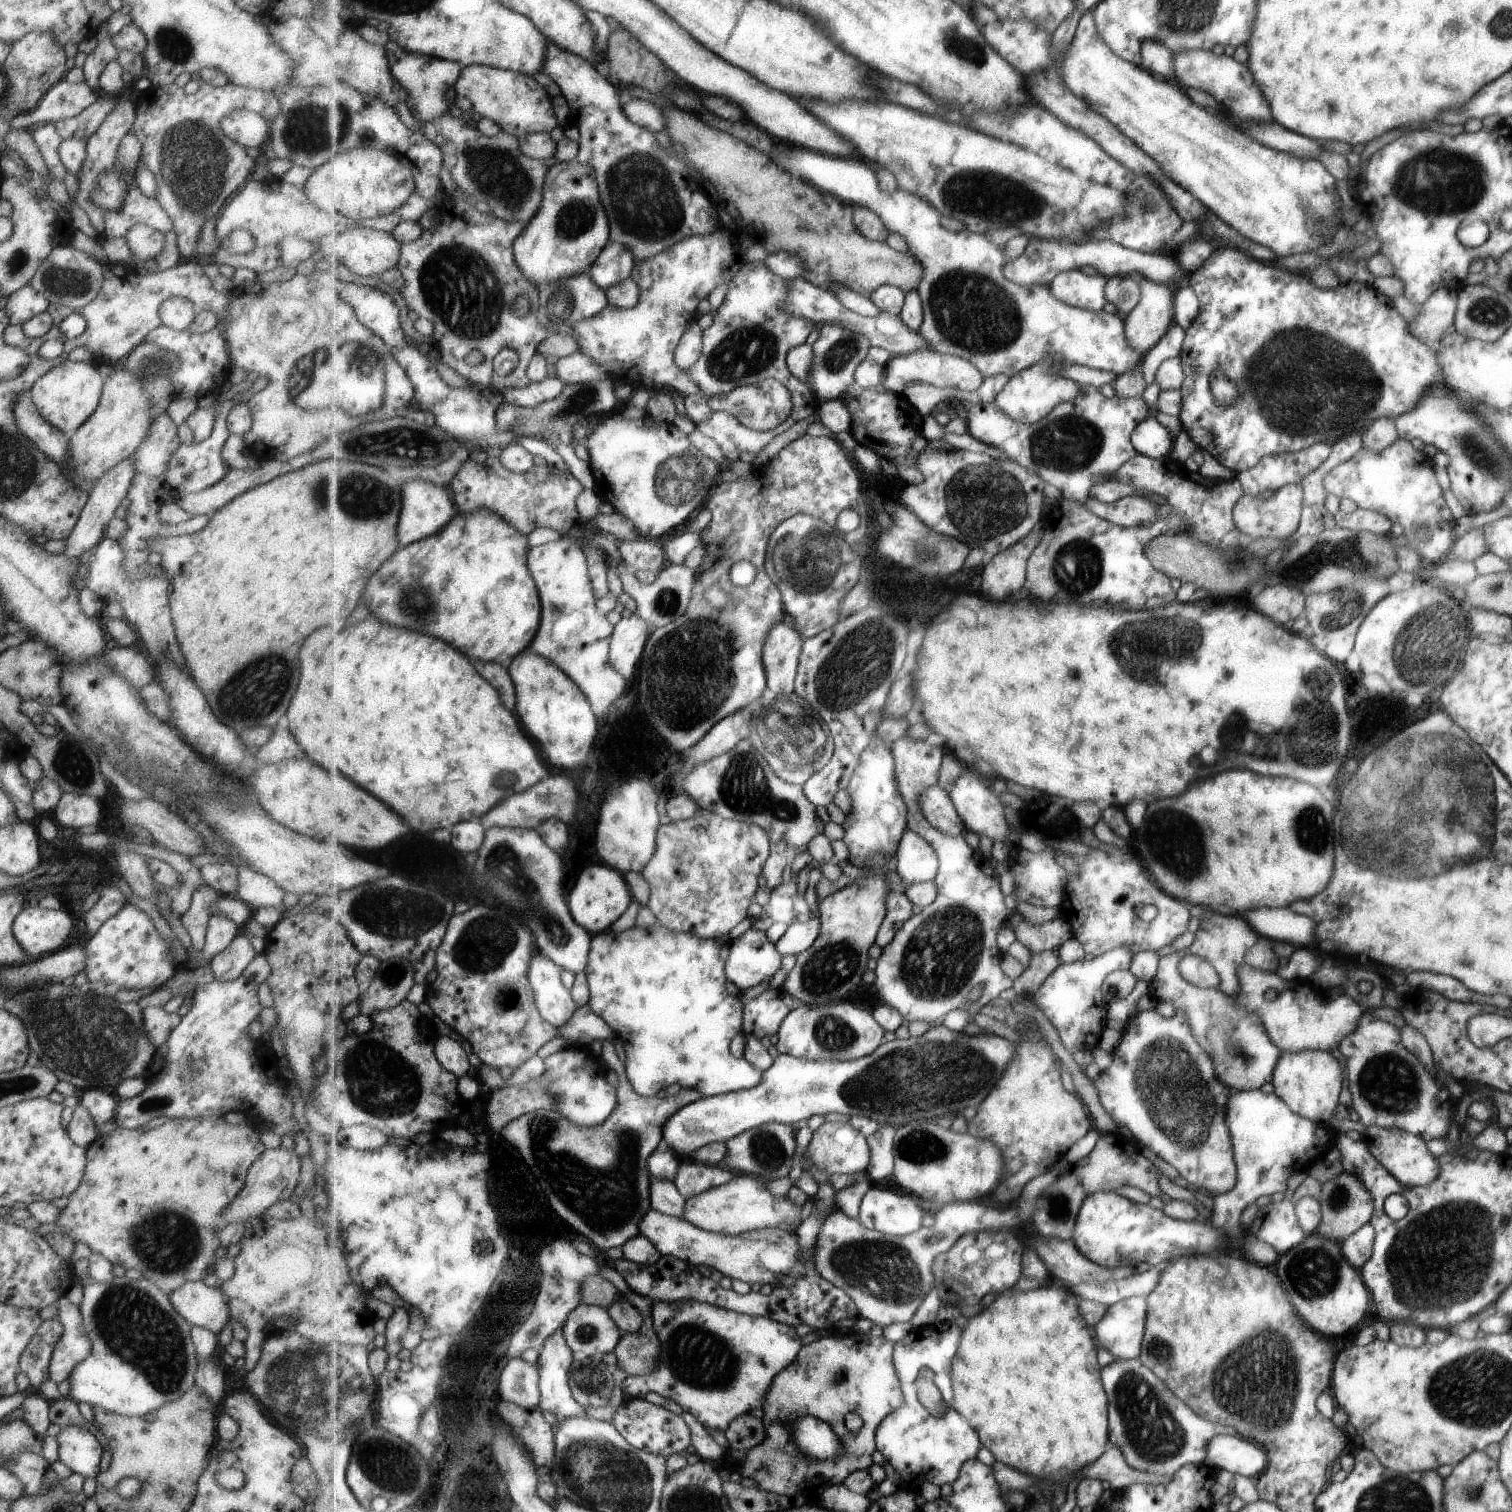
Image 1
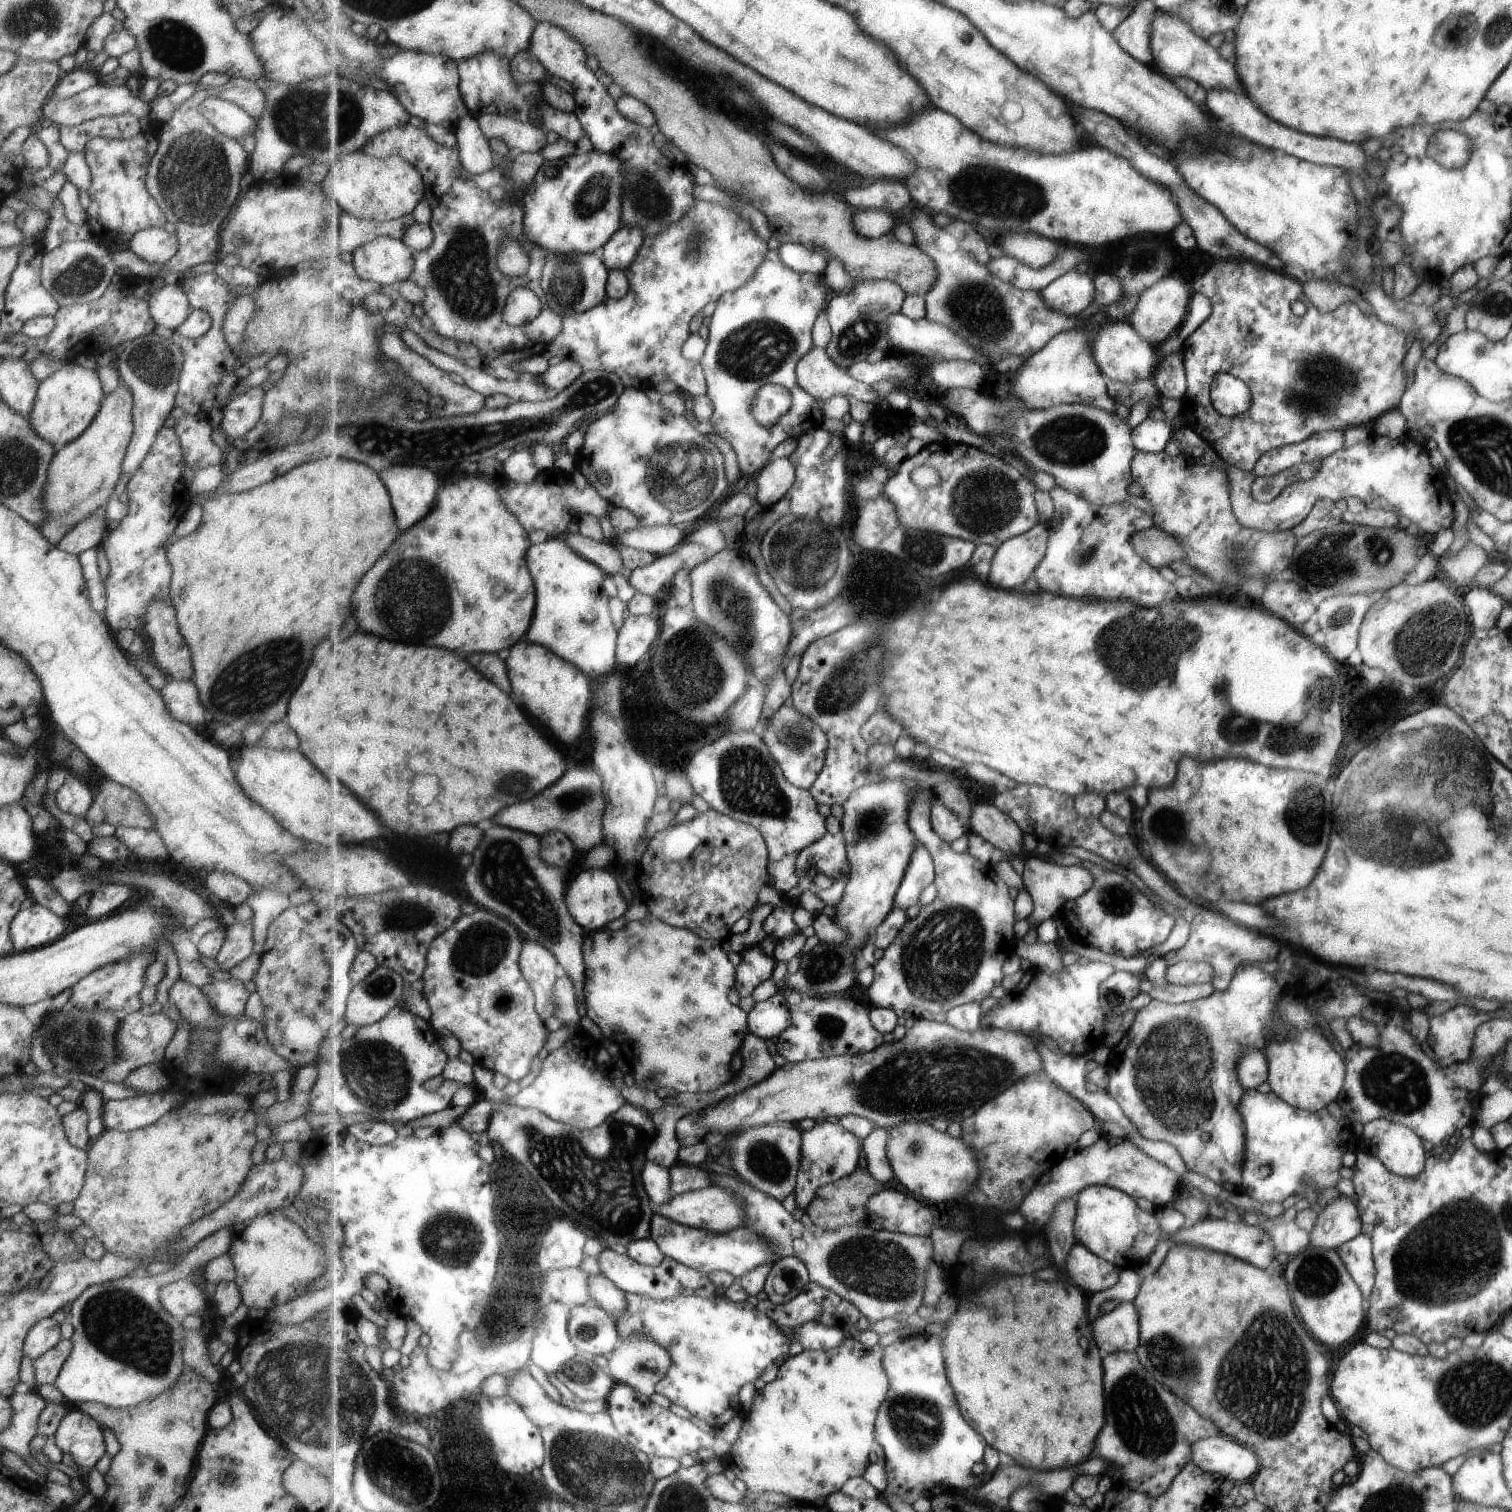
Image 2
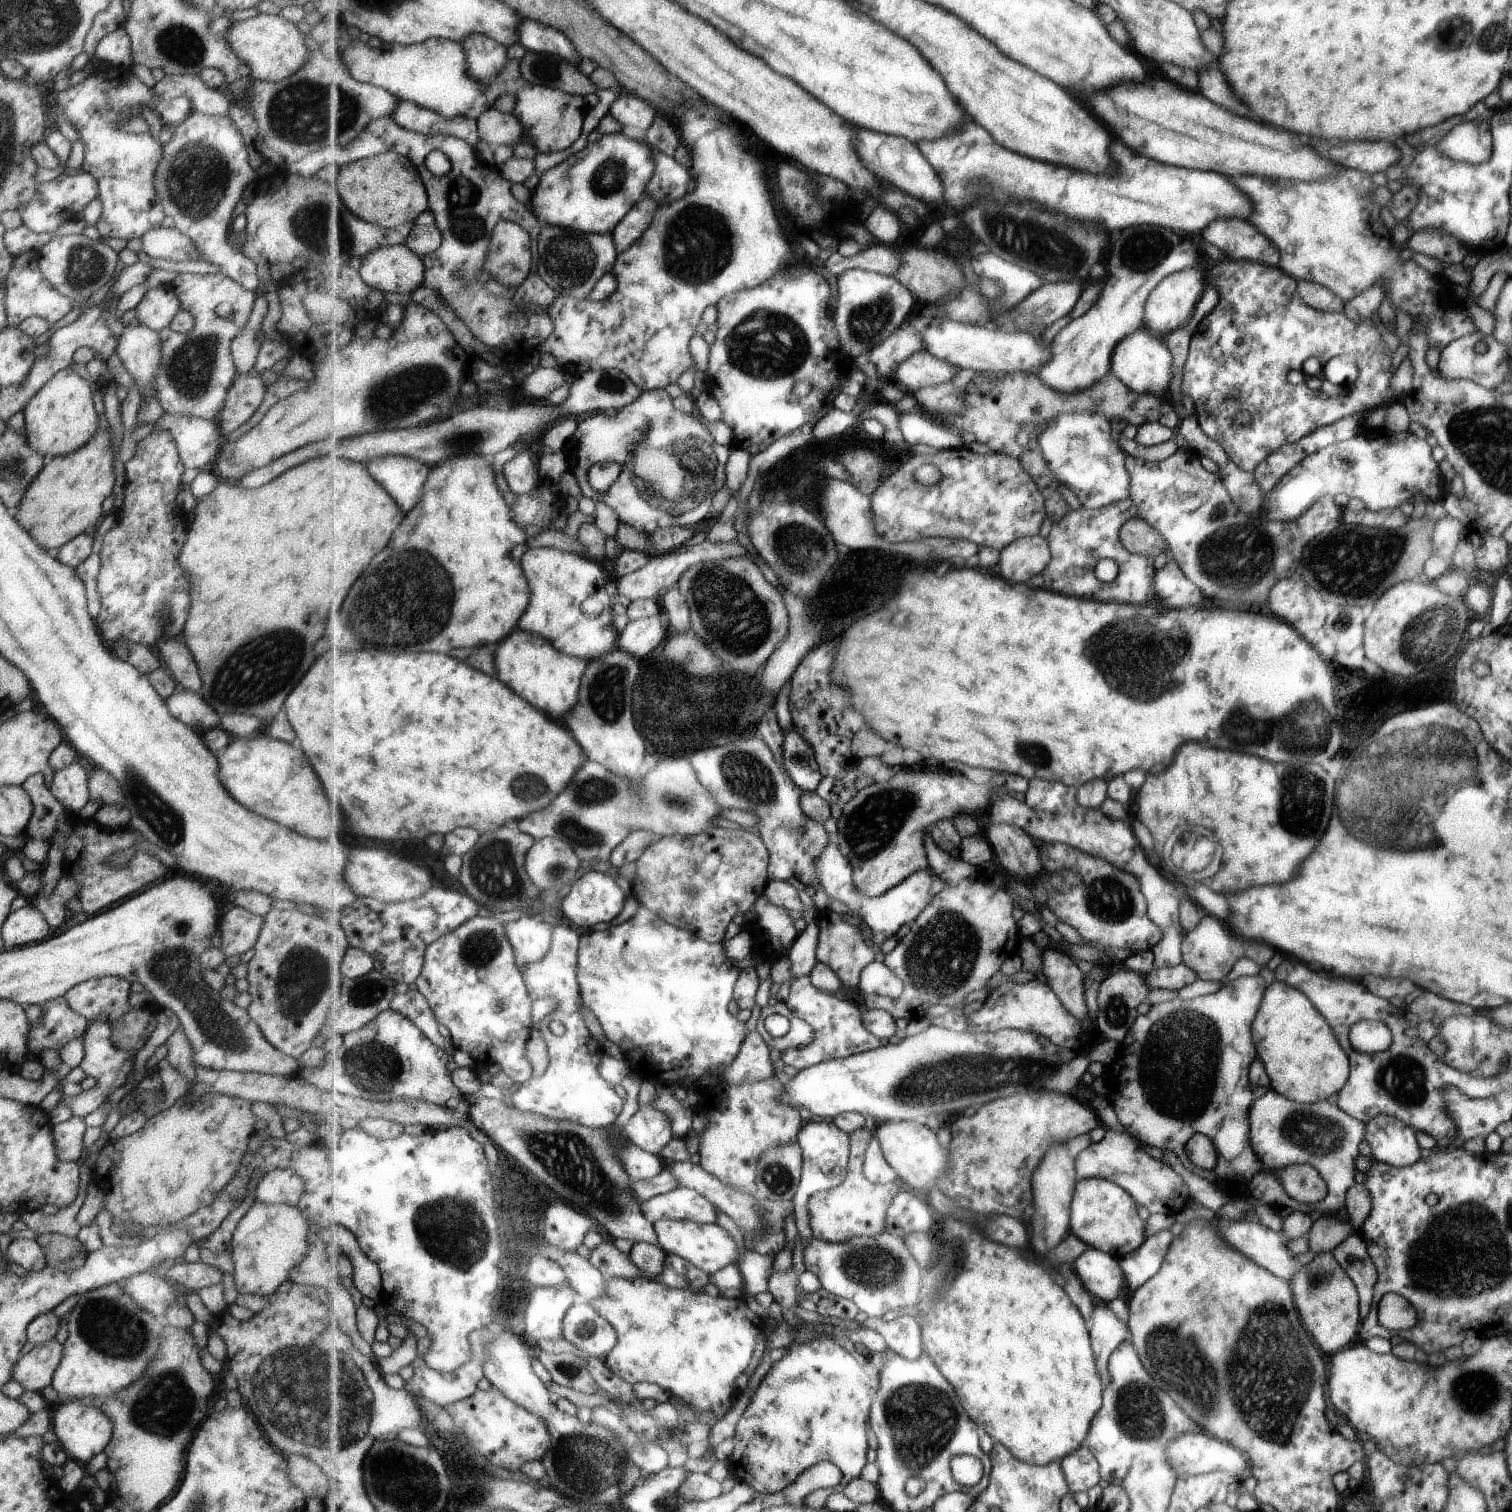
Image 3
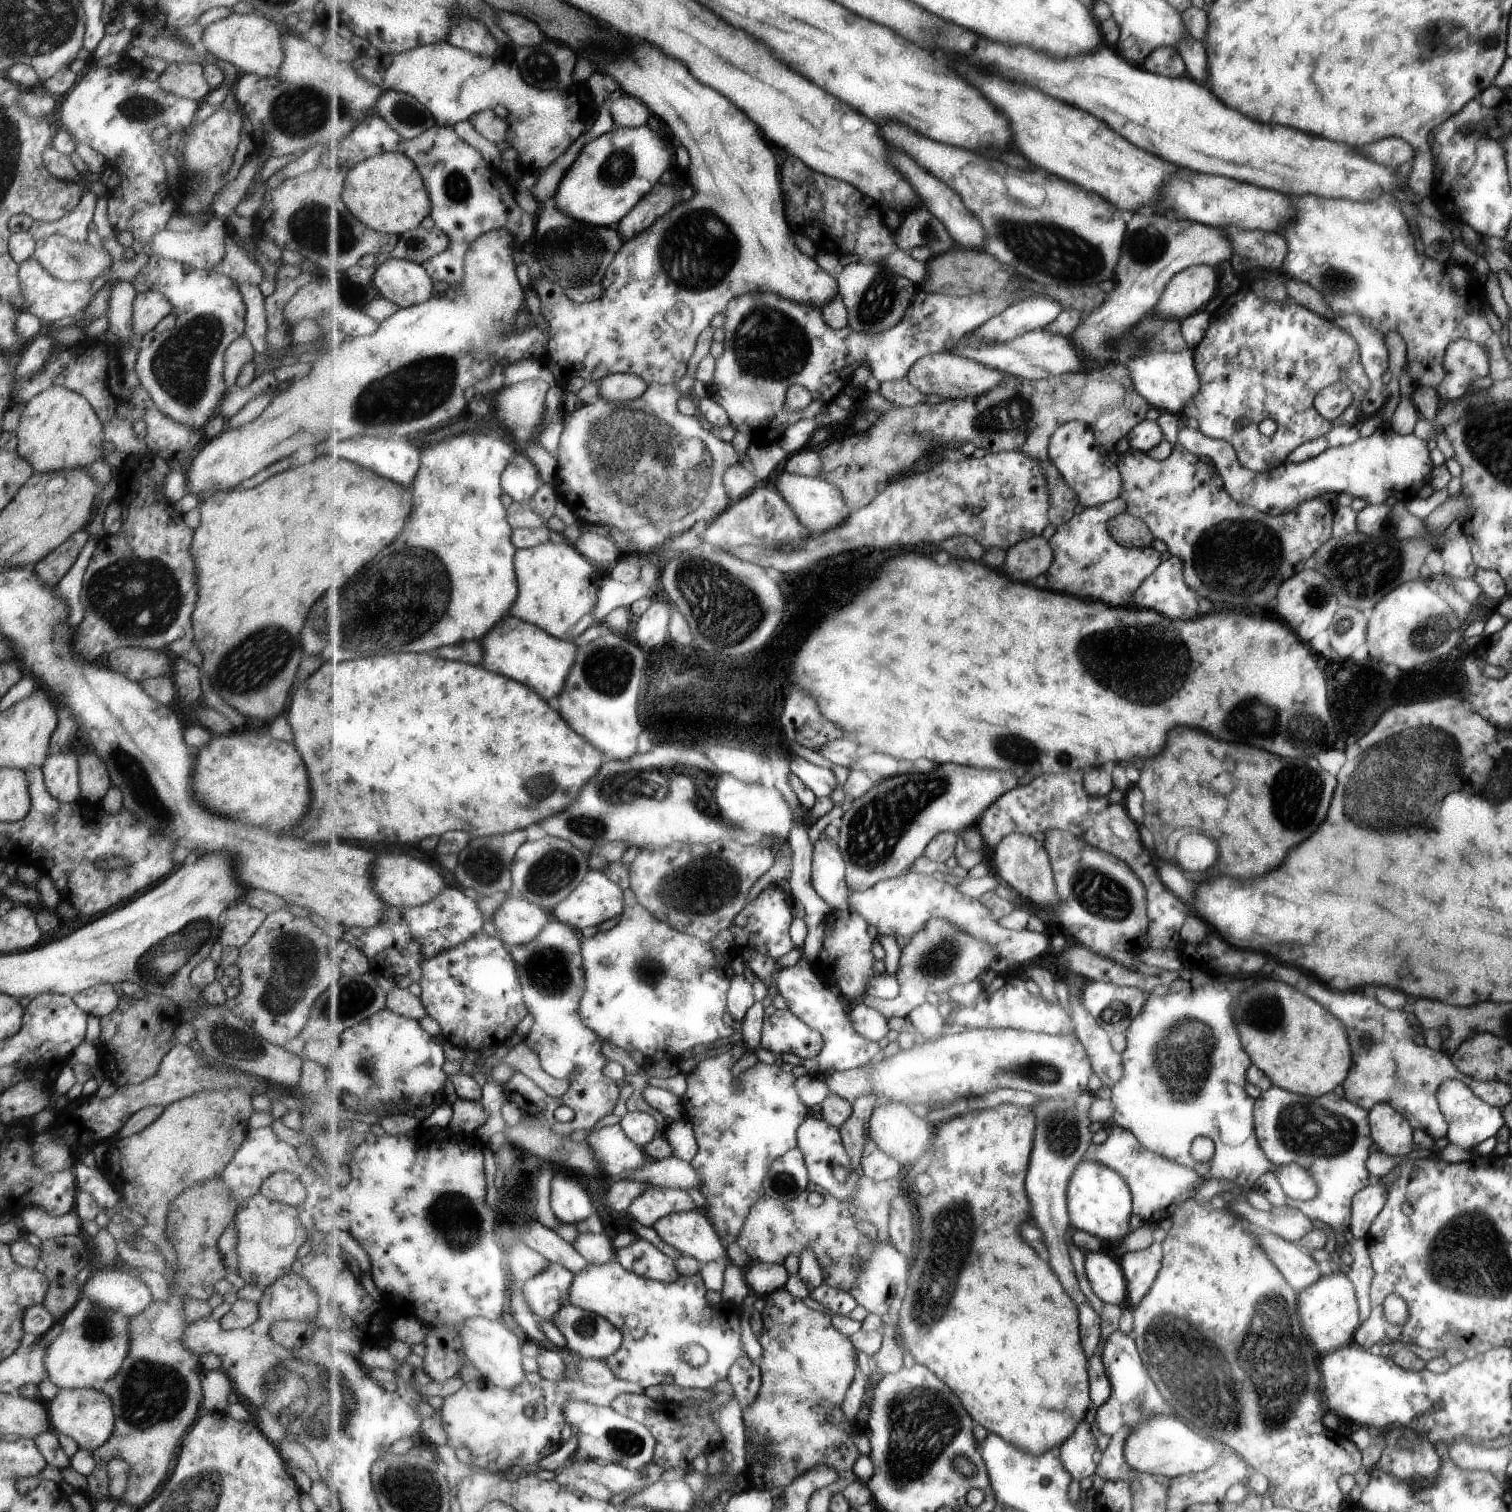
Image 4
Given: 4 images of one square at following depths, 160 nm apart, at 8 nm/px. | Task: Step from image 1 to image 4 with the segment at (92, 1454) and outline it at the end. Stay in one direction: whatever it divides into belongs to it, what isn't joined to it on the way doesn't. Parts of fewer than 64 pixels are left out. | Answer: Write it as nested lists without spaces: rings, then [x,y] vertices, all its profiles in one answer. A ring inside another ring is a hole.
[[[97,1387],[60,1388],[45,1407],[51,1426],[59,1434],[70,1436],[78,1444],[78,1448],[91,1452],[94,1448],[100,1447],[113,1430],[114,1414],[111,1399]]]

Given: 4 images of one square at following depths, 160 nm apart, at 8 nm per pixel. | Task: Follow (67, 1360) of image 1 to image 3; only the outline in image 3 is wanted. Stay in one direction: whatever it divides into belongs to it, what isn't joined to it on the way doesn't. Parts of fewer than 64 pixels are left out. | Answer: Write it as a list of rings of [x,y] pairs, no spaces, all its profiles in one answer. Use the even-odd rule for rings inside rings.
[[[54,1339],[33,1346],[13,1364],[11,1381],[19,1383],[25,1391],[40,1392],[50,1386],[53,1372],[61,1360],[61,1350],[63,1346]]]

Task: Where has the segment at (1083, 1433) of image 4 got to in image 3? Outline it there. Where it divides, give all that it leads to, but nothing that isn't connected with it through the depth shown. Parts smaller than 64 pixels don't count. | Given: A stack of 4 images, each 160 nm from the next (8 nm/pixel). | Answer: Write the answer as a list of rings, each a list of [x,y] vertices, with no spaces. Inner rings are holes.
[[[1086,1444],[1081,1445],[1062,1461],[1071,1493],[1091,1490],[1101,1482],[1100,1462]]]

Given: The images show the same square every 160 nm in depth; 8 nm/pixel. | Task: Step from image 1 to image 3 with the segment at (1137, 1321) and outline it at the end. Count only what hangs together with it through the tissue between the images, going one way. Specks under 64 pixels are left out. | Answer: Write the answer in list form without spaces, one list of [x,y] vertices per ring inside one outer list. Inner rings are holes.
[[[1097,1304],[1089,1329],[1098,1371],[1106,1389],[1112,1381],[1110,1356],[1125,1338],[1129,1338],[1129,1326],[1128,1323],[1121,1322],[1110,1309]]]

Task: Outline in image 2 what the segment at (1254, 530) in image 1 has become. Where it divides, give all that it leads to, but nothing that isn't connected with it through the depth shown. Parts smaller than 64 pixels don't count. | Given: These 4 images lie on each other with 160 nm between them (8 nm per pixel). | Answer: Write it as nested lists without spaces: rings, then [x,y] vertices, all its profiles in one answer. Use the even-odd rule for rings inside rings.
[[[1371,433],[1365,440],[1350,447],[1341,447],[1322,458],[1311,478],[1287,484],[1268,503],[1253,498],[1251,484],[1254,478],[1250,473],[1227,464],[1224,464],[1224,473],[1231,488],[1232,512],[1241,526],[1270,533],[1286,531],[1305,520],[1317,500],[1335,502],[1354,496],[1367,508],[1383,508],[1415,522],[1418,535],[1424,538],[1427,552],[1442,558],[1446,556],[1446,548],[1449,548],[1455,536],[1453,500],[1450,499],[1449,488],[1445,487],[1446,472],[1431,464],[1430,452],[1425,442],[1414,440],[1408,434],[1391,439]]]

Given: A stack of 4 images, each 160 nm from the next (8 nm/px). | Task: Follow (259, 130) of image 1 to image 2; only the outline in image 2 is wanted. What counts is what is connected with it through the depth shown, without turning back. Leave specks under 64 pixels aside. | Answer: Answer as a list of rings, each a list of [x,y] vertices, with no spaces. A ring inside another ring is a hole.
[[[205,97],[198,104],[198,112],[206,118],[207,124],[217,129],[217,132],[237,142],[244,134],[253,131],[256,125],[256,121],[242,108],[219,97]]]

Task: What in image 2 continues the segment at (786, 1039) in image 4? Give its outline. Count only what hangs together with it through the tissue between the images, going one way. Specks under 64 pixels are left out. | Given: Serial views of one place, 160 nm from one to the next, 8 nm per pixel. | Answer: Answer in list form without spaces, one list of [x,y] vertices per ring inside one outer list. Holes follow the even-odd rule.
[[[791,989],[779,990],[764,1001],[758,1001],[748,1013],[748,1023],[751,1032],[769,1040],[779,1038],[793,1023],[790,1003],[794,992]]]

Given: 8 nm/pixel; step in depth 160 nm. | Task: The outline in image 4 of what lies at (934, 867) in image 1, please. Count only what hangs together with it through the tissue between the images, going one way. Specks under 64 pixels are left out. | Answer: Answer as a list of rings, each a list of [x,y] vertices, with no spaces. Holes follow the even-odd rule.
[[[908,872],[897,878],[879,881],[866,891],[853,891],[850,888],[848,901],[850,909],[859,911],[870,924],[876,926],[881,935],[904,936],[905,939],[911,940],[928,925],[931,919],[948,919],[963,932],[983,942],[991,943],[991,946],[999,947],[1000,956],[1019,967],[1041,956],[1050,942],[1050,938],[1041,932],[1004,927],[996,921],[993,911],[979,899],[959,892],[949,883],[937,880],[930,874]]]

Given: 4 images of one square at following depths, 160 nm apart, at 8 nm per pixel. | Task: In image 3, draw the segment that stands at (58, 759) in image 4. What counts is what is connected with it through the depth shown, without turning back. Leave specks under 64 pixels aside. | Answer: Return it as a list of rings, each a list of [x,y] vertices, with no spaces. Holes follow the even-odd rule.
[[[78,758],[67,766],[53,772],[48,786],[51,794],[67,811],[73,813],[79,810],[88,800],[88,779]]]

